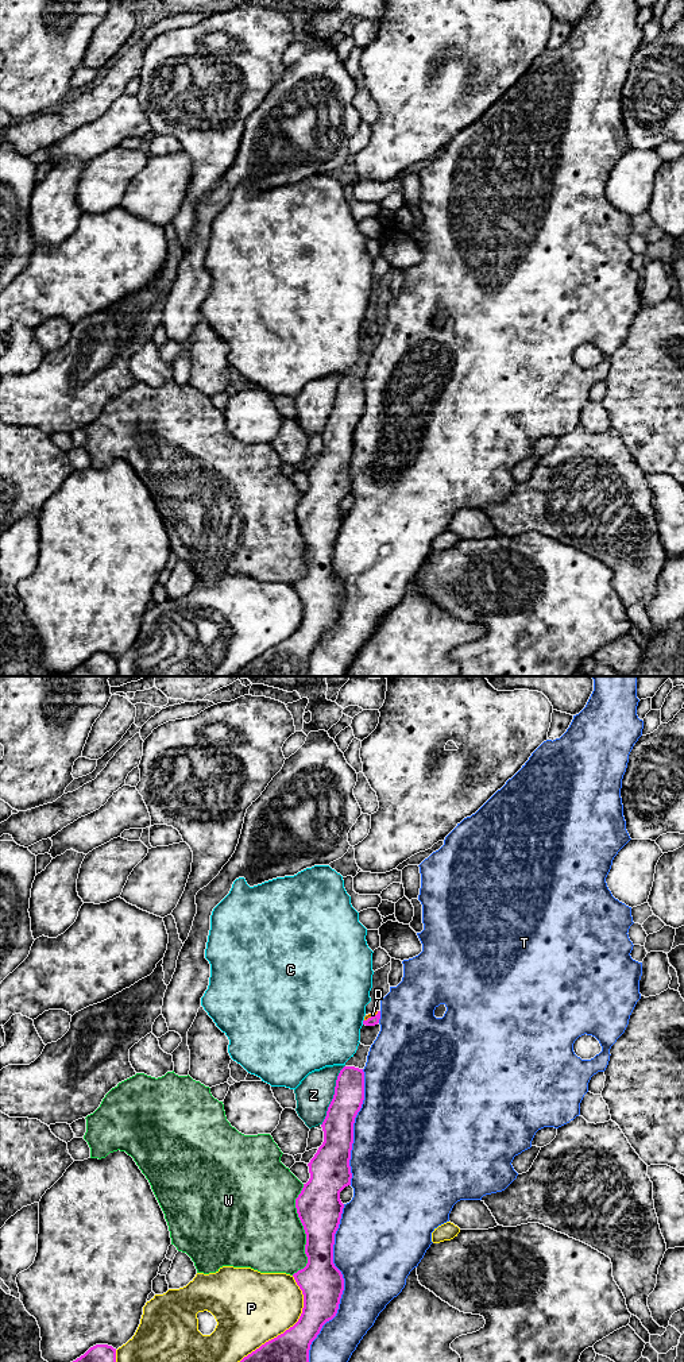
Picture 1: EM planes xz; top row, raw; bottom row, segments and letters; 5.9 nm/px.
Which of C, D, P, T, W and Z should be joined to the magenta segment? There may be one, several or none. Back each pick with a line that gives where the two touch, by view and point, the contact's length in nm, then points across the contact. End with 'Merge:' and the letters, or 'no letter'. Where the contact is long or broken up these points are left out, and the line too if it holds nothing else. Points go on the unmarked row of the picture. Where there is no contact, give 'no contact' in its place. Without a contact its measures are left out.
D: meets magenta in xz at (371, 325); contact 110 nm long
Merge: D

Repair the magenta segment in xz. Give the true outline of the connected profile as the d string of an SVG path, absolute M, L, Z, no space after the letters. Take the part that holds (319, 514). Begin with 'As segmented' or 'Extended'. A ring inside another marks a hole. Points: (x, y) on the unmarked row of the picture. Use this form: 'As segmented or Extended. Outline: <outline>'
As segmented. Outline: M344 375L321 433L324 451L308 472L310 487L295 508L306 543L308 572L293 583L304 603L302 622L293 636L231 676L308 676L312 651L337 622L344 587L333 572L333 553L344 517L340 501L351 494L353 432L363 409L363 378Z

